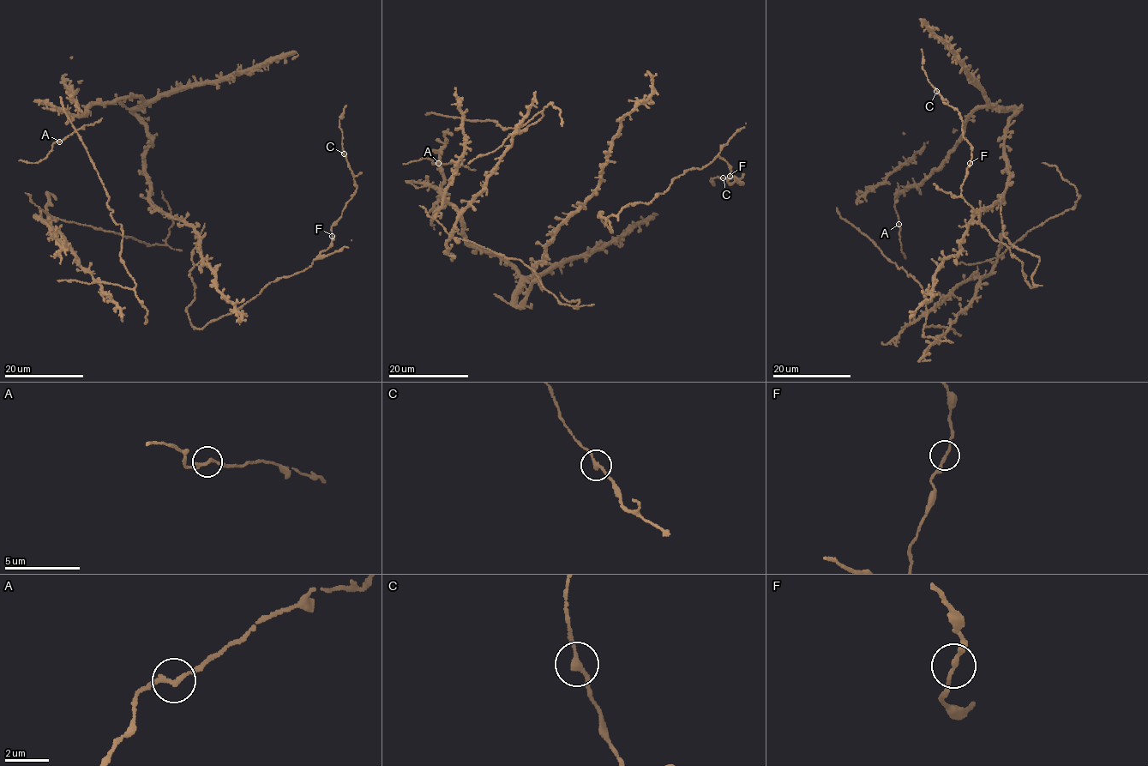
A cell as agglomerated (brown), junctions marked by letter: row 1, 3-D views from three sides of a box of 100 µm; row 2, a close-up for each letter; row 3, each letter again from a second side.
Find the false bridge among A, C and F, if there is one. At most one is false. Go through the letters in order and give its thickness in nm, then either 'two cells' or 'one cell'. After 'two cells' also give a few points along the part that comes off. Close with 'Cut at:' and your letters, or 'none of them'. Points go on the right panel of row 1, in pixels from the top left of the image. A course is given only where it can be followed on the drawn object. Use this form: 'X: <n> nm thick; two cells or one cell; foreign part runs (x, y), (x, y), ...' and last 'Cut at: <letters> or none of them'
A: 200 nm thick; one cell
C: 220 nm thick; one cell
F: 170 nm thick; one cell
Cut at: none of them

